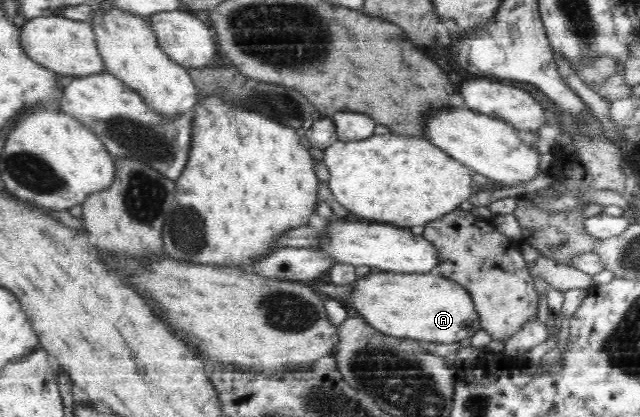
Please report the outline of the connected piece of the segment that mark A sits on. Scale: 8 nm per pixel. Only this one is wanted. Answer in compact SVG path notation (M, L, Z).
M382 271L378 274L368 274L364 278L358 278L351 283L351 295L349 304L344 302L350 315L358 314L382 333L395 338L410 338L426 344L447 343L452 344L473 337L476 332L482 330L479 321L479 313L476 312L471 293L463 285L442 277L436 272L426 274L402 274L400 272Z

